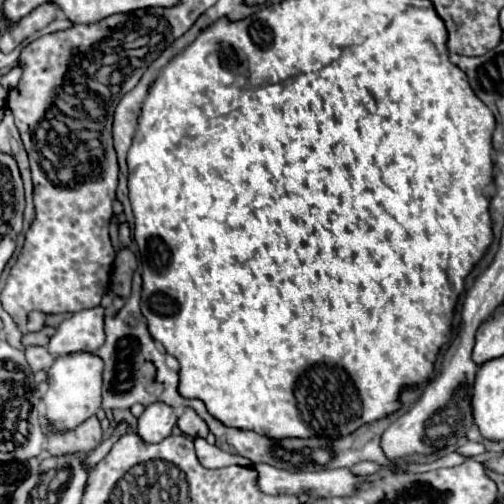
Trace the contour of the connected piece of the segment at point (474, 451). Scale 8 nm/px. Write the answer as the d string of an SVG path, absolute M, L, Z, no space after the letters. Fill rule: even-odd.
M467 442L467 444L459 446L459 448L457 448L457 452L465 454L465 456L477 456L477 454L485 454L485 452L487 452L487 448L485 448L481 442Z

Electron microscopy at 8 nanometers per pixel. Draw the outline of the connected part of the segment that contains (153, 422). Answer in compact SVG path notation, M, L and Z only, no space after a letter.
M153 402L145 406L145 412L137 420L137 434L145 442L161 442L171 434L171 428L175 426L177 416L171 406L165 402Z

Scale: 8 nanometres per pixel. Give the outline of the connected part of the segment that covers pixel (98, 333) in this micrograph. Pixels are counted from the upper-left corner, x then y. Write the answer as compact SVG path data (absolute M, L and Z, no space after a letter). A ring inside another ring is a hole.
M91 308L91 310L81 310L75 312L71 318L65 318L55 336L49 340L47 350L53 356L67 356L75 352L87 352L95 354L103 342L105 342L105 332L103 332L103 308Z

